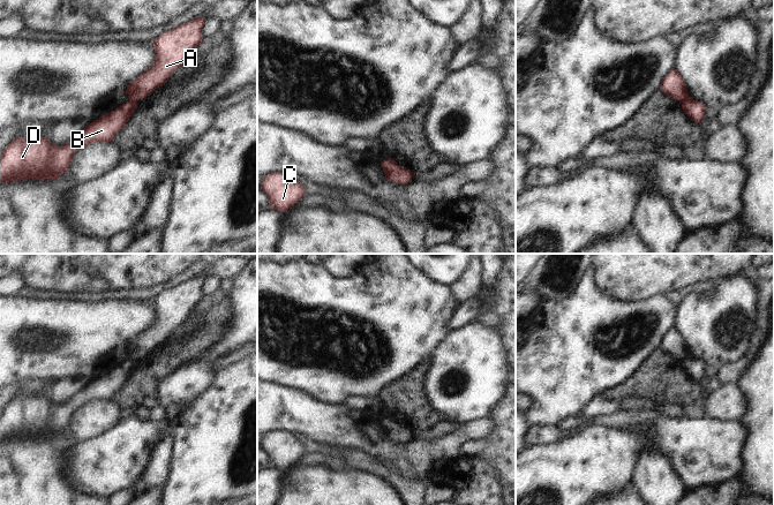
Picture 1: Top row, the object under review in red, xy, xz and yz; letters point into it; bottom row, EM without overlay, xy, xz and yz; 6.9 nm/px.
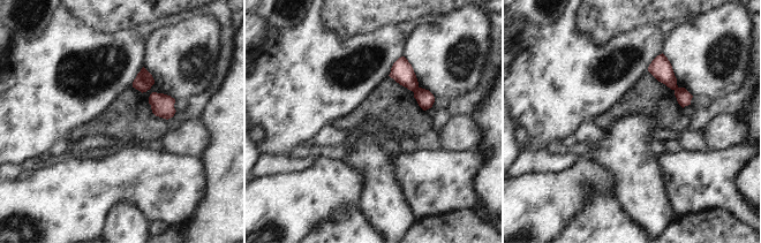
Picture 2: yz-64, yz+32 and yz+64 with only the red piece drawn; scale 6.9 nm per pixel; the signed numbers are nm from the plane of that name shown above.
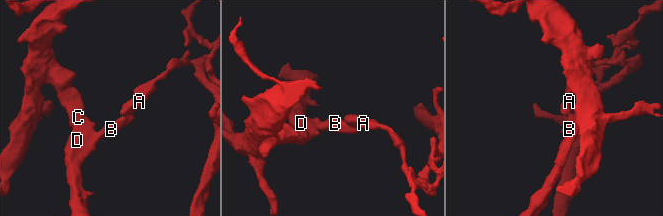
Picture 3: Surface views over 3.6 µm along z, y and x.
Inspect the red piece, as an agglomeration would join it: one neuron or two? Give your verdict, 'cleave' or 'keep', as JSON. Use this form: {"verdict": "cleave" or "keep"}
{"verdict": "cleave"}

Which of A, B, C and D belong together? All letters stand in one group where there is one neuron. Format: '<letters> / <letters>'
A / B C D

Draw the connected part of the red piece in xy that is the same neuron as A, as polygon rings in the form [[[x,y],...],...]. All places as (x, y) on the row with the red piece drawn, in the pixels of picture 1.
[[[195,17],[157,37],[153,42],[153,65],[135,77],[126,89],[129,101],[137,103],[164,85],[203,40],[202,27],[206,20]]]

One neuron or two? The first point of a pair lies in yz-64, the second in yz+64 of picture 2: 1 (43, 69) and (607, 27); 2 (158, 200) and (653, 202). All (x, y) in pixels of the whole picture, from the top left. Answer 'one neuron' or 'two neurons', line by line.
1: two neurons
2: two neurons

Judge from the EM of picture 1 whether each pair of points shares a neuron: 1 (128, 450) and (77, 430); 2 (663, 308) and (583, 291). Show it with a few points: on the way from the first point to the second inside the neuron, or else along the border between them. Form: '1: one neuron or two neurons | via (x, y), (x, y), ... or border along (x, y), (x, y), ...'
1: two neurons | border along (117, 421), (95, 437), (74, 443)
2: one neuron | via (644, 308), (602, 309)

